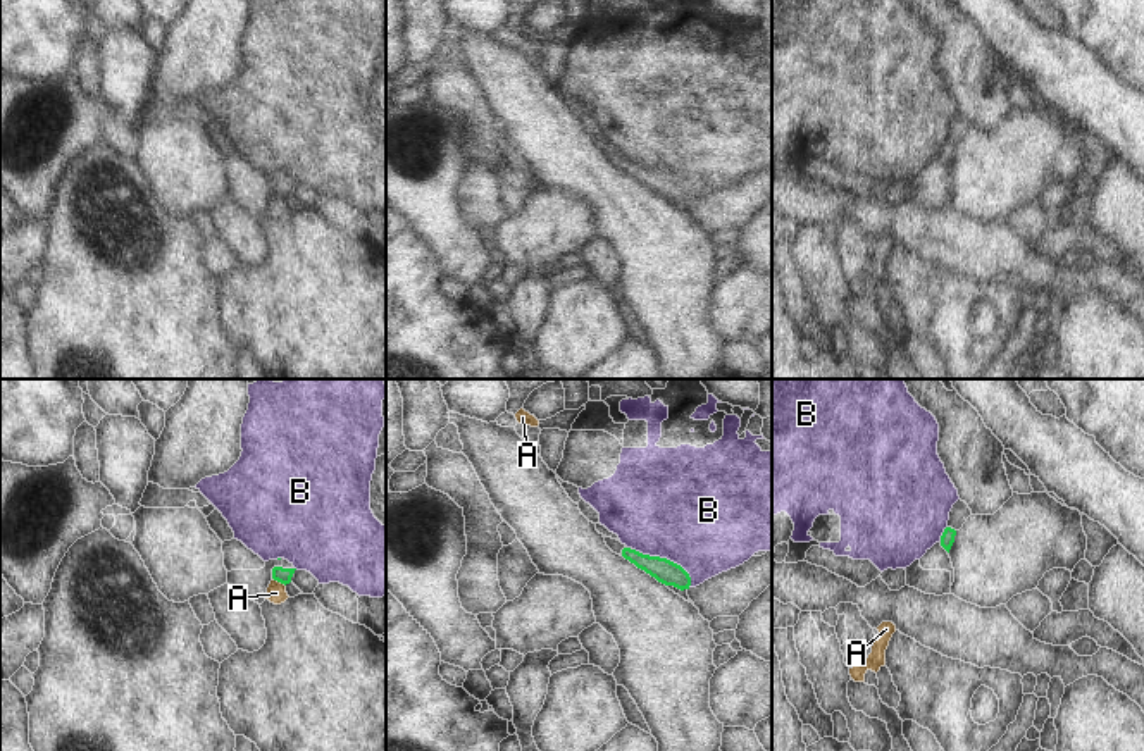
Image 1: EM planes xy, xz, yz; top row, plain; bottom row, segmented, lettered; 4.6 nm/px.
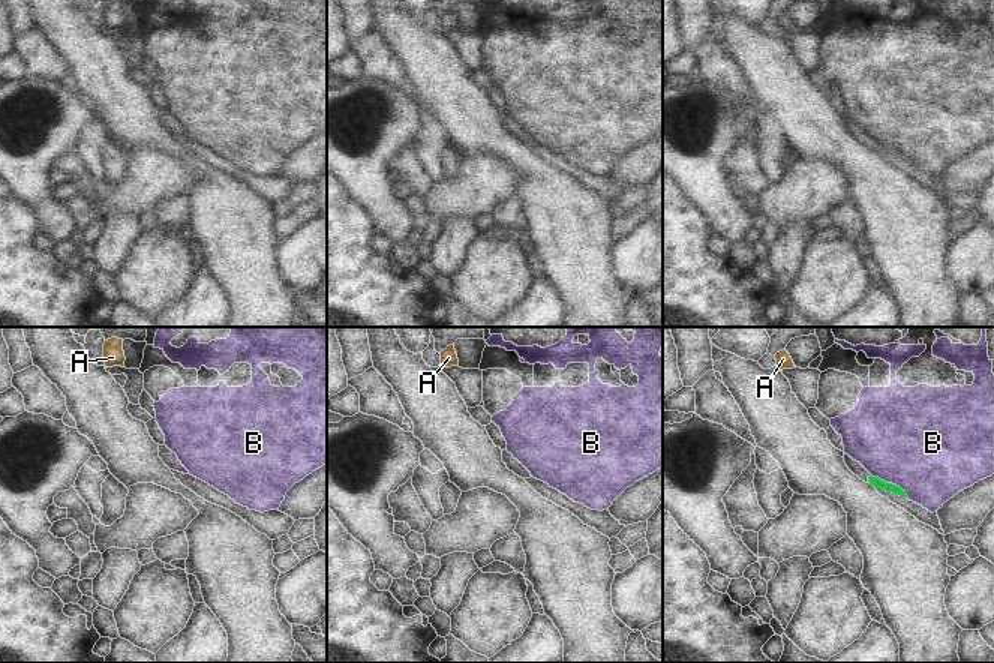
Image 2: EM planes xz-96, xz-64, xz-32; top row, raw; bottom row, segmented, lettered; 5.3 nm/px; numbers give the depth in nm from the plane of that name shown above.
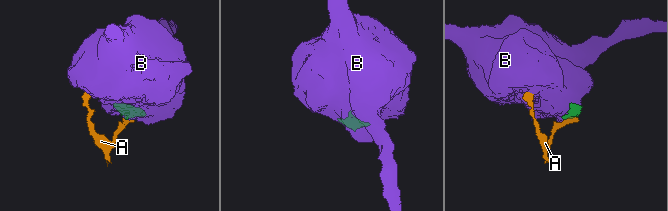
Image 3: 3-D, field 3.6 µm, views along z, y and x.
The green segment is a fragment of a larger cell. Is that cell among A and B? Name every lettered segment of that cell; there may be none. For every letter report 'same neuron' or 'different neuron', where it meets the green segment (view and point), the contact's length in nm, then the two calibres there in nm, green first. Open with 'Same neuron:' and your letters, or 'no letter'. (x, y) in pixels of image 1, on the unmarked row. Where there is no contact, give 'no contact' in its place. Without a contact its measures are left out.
Same neuron: no letter
A: different neuron | xy (279, 195) | 80 nm | 70/100 nm
B: different neuron | xz (665, 173) | 320 nm | 120/500 nm

